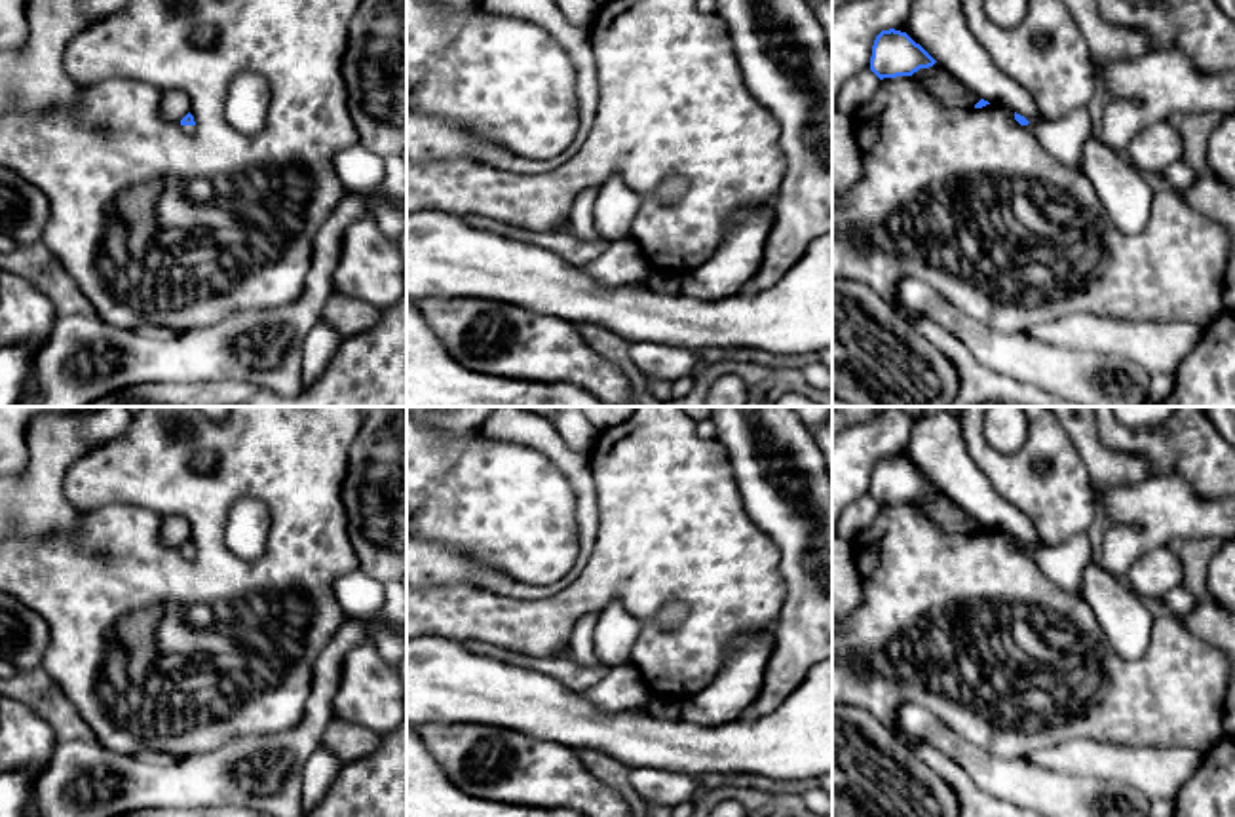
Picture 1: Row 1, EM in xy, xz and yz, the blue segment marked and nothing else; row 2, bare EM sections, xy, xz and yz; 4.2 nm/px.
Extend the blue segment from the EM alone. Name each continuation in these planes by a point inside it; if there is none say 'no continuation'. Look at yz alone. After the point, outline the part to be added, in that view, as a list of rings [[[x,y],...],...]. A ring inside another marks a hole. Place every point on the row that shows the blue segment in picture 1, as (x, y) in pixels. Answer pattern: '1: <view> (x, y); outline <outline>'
no continuation

